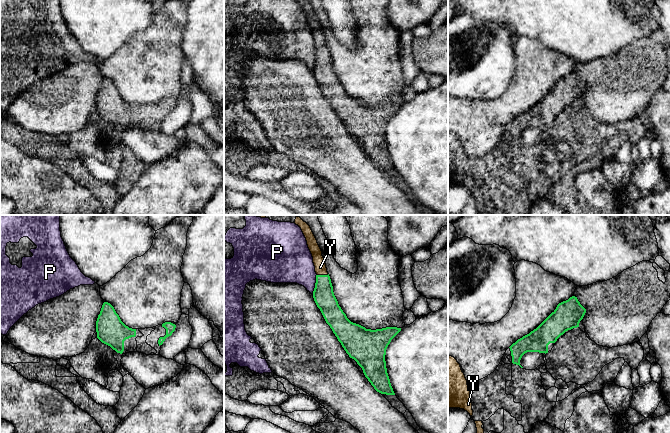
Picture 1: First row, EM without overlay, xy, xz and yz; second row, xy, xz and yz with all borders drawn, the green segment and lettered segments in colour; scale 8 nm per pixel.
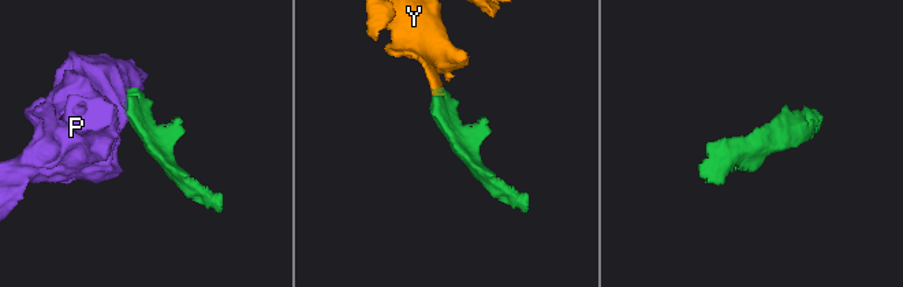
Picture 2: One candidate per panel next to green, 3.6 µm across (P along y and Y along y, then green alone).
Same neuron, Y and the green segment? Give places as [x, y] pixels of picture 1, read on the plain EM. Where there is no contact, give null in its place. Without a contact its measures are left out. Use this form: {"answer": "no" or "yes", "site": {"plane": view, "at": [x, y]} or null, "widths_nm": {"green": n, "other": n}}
{"answer": "yes", "site": {"plane": "xz", "at": [322, 51]}, "widths_nm": {"green": 170, "other": 100}}

